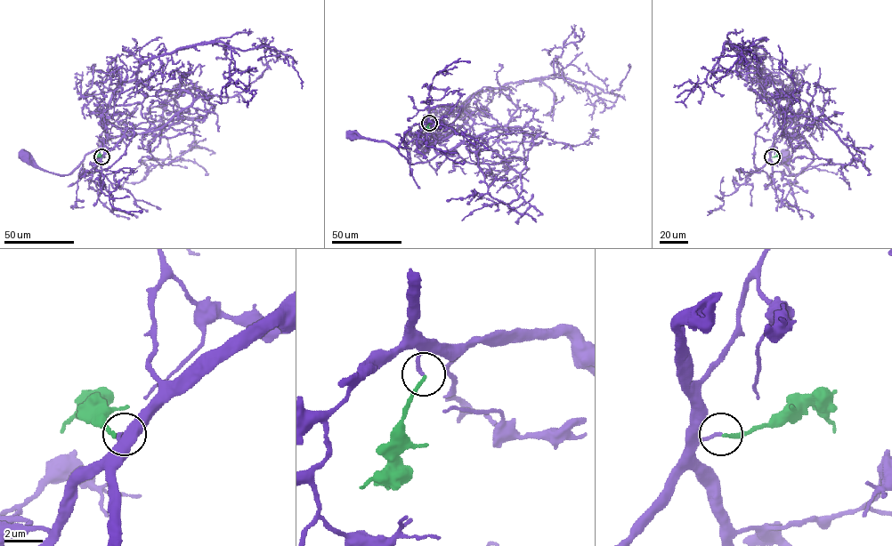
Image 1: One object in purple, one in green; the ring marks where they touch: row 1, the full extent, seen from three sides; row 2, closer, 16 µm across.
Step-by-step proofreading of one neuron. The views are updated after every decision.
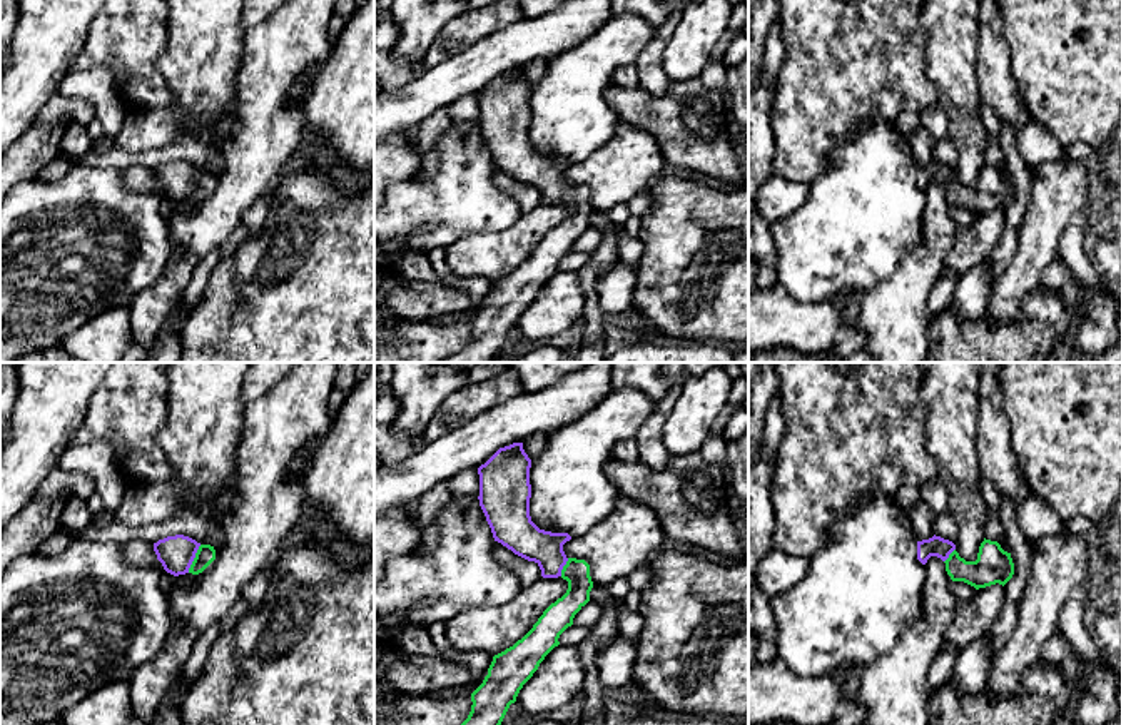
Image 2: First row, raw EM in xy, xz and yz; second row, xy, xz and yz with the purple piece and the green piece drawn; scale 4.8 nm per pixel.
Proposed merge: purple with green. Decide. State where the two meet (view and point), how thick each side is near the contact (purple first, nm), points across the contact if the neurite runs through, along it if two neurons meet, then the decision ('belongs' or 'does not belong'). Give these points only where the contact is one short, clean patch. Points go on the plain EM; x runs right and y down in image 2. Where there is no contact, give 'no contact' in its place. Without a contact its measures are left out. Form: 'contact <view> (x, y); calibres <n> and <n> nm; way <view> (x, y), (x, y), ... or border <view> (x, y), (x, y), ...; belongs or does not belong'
contact xy (194, 182); calibres 170 and 90 nm; way xy (176, 179), (194, 182), (206, 179); belongs

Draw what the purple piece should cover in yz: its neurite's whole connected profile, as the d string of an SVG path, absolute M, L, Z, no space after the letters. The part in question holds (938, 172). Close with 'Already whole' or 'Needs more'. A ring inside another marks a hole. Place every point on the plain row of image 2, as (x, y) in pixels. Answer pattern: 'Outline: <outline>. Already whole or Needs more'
Outline: M941 162L917 167L917 185L926 190L931 182L946 189L946 197L952 207L964 207L976 215L991 210L1006 210L1014 200L1011 179L1004 177L997 167L986 165L979 172L977 185L966 187L956 177L956 170Z. Needs more

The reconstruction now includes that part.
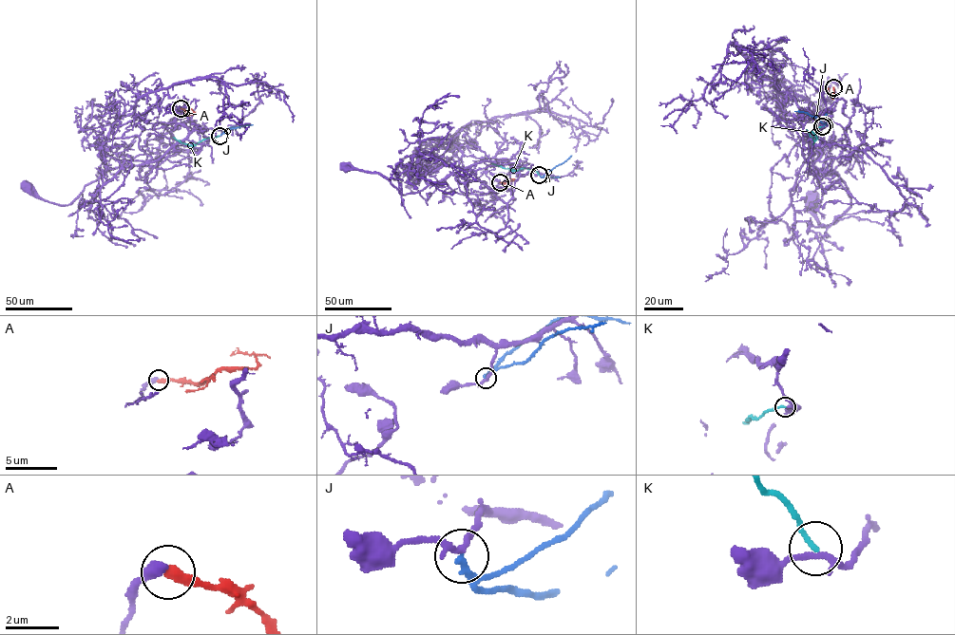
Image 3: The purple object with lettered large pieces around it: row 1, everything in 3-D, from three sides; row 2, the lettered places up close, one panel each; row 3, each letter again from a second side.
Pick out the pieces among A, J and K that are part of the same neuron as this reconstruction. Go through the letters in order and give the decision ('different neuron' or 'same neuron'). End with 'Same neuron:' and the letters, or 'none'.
A: different neuron
J: different neuron
K: different neuron
Same neuron: none

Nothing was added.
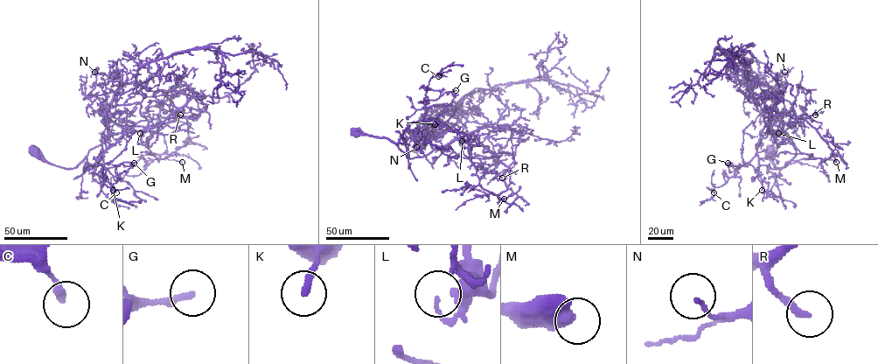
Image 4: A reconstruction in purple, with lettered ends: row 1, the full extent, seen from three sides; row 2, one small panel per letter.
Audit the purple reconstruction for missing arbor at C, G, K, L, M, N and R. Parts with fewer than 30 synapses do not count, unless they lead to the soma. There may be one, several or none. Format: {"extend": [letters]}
{"extend": ["G"]}

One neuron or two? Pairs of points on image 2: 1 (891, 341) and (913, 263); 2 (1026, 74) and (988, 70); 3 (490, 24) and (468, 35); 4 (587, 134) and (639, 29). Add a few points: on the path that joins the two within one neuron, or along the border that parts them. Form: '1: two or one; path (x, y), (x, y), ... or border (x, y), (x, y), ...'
1: one; path (896, 321), (896, 311), (913, 283)
2: two; border (1003, 34), (1008, 44), (1011, 77), (1028, 109)
3: one; path (485, 24), (473, 30)
4: one; path (587, 107), (587, 81), (612, 55)

